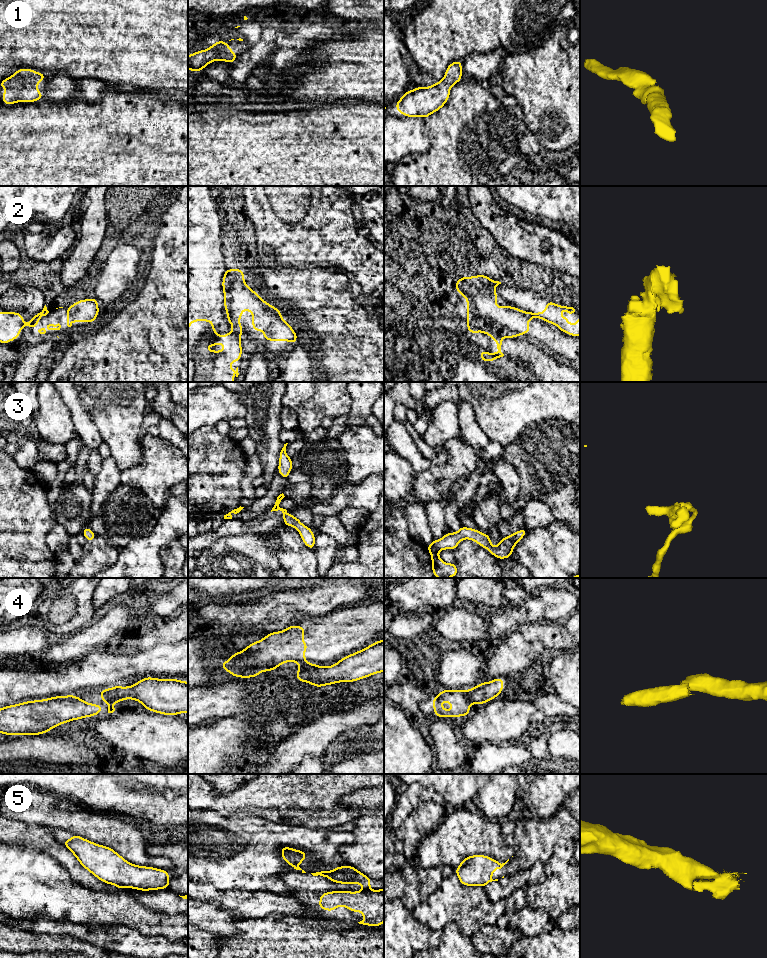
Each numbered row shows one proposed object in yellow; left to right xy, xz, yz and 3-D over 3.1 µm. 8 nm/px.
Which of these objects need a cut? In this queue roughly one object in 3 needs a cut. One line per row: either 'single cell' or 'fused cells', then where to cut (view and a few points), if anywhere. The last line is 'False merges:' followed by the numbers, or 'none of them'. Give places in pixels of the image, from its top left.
1: single cell | no cut
2: fused cells | xz (232, 330), (239, 338)
3: single cell | no cut
4: fused cells | yz (465, 690), (466, 696), (470, 701)
5: fused cells | xz (363, 884), (369, 885)
False merges: 2, 4, 5

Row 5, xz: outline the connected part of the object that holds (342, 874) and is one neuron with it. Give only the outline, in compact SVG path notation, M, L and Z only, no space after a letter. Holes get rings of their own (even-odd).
M352 865L338 866L330 871L316 872L320 876L330 879L333 883L361 884L369 886L373 881Z

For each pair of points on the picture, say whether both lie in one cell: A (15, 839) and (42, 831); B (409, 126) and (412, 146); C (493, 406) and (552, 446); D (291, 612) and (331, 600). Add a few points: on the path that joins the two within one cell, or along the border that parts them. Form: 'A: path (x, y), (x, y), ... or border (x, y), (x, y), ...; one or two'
A: path (22, 836), (35, 836); one
B: path (409, 131), (409, 139), (411, 141); one
C: border (548, 419), (532, 423), (517, 439), (508, 443); two
D: path (301, 602), (321, 600); one

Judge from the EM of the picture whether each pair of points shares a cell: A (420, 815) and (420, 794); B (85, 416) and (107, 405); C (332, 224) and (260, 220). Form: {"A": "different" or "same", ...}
{"A": "different", "B": "different", "C": "same"}

